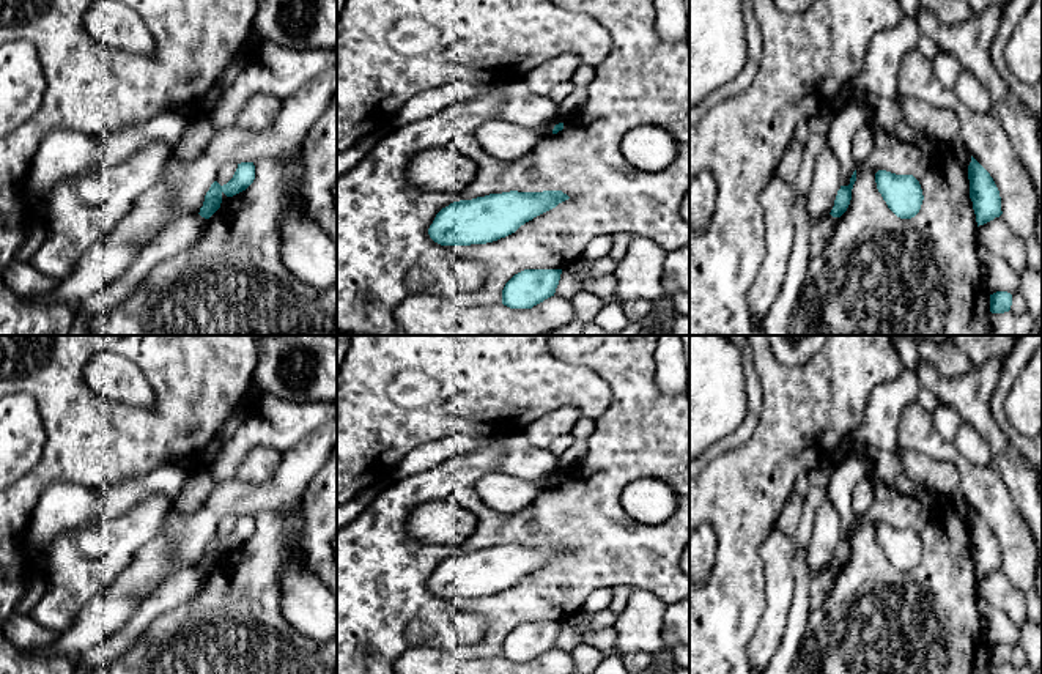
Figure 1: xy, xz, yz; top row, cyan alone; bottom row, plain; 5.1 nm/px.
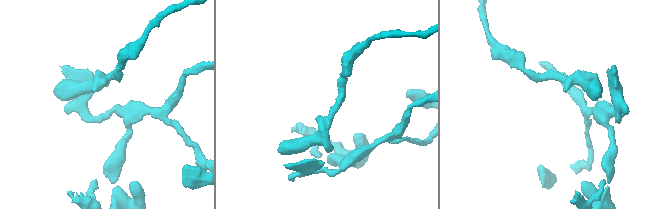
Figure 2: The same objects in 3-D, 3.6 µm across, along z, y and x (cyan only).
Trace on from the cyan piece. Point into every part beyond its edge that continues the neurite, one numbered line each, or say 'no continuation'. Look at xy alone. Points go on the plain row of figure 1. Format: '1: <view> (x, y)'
no continuation

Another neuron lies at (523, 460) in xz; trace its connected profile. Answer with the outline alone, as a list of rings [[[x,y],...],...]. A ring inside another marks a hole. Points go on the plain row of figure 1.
[[[524,431],[502,436],[502,443],[507,447],[507,454],[502,458],[499,472],[535,482],[559,468],[559,457],[548,449],[532,446]]]

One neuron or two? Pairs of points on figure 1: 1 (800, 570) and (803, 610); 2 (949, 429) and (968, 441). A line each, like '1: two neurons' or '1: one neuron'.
1: one neuron
2: two neurons

